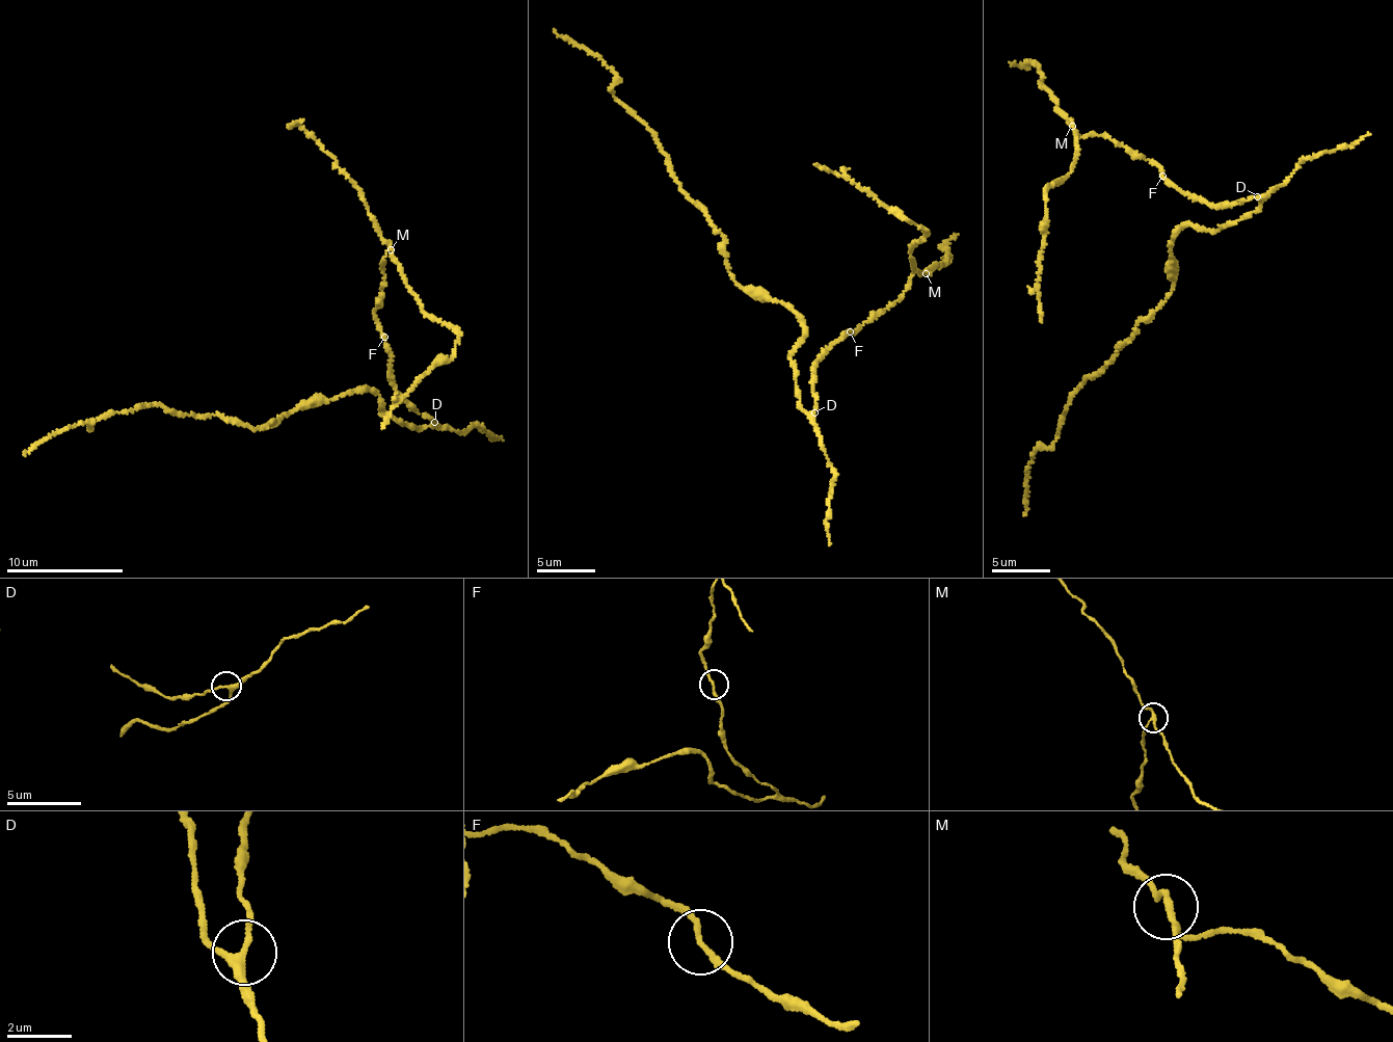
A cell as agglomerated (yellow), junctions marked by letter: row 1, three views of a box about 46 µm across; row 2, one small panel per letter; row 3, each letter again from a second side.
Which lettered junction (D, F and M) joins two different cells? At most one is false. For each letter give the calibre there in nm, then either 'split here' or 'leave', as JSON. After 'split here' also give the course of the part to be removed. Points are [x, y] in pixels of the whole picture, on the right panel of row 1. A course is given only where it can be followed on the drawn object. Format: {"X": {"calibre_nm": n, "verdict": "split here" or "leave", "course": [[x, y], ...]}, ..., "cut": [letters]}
{"D": {"calibre_nm": 240, "verdict": "leave"}, "F": {"calibre_nm": 160, "verdict": "leave"}, "M": {"calibre_nm": 160, "verdict": "split here", "course": [[1071, 126], [1075, 162], [1067, 175], [1046, 190], [1037, 288], [1041, 322]]}, "cut": ["M"]}

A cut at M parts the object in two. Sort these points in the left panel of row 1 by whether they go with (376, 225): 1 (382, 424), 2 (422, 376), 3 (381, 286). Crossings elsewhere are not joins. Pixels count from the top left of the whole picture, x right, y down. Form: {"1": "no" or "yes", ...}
{"1": "yes", "2": "yes", "3": "no"}

